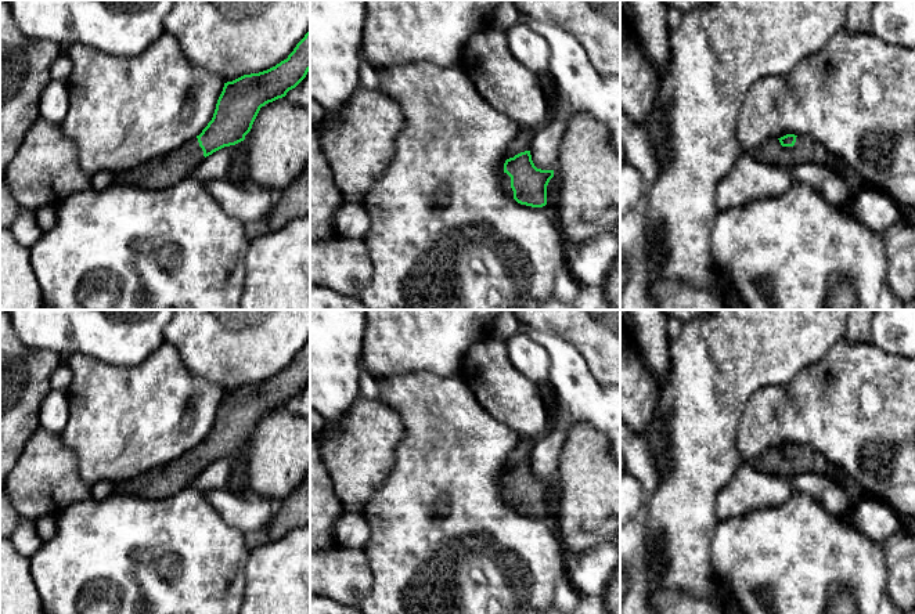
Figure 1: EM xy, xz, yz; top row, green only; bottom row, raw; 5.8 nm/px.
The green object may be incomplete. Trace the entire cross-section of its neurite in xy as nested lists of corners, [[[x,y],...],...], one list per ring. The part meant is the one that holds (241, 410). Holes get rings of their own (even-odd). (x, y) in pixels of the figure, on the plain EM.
[[[310,340],[296,354],[288,368],[275,376],[259,383],[244,384],[233,391],[224,393],[213,427],[199,445],[165,466],[116,484],[114,494],[140,496],[145,499],[162,499],[192,485],[194,480],[206,466],[224,456],[235,455],[244,451],[245,445],[251,441],[260,418],[269,412],[285,407],[289,400],[295,398],[306,387],[309,380]]]

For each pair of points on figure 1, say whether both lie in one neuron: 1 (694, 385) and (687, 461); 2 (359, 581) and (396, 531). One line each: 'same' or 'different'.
1: same
2: different

